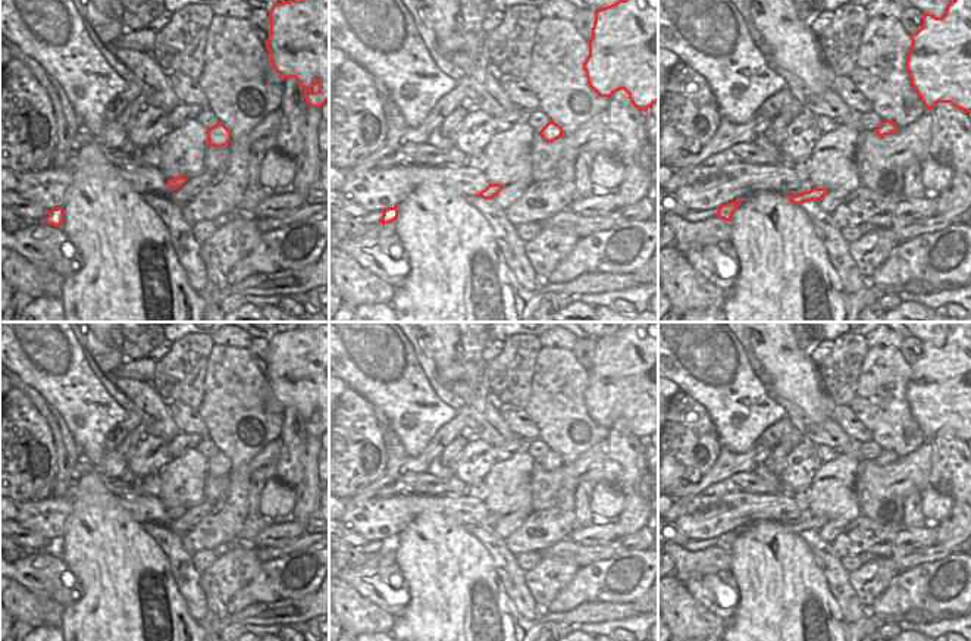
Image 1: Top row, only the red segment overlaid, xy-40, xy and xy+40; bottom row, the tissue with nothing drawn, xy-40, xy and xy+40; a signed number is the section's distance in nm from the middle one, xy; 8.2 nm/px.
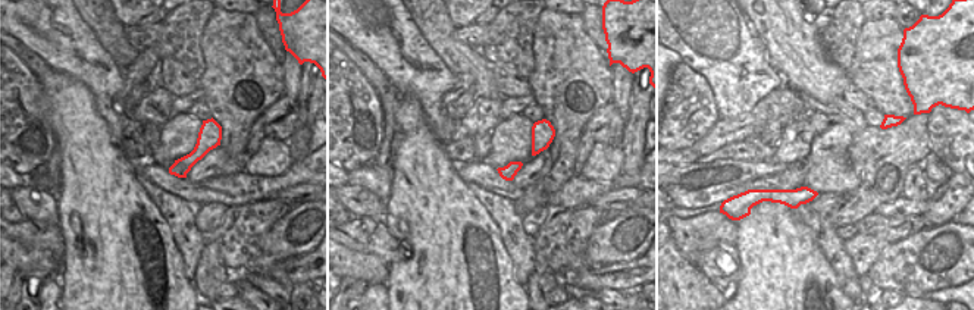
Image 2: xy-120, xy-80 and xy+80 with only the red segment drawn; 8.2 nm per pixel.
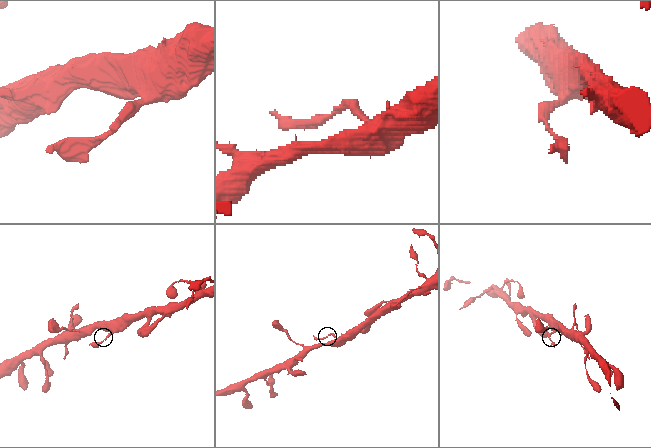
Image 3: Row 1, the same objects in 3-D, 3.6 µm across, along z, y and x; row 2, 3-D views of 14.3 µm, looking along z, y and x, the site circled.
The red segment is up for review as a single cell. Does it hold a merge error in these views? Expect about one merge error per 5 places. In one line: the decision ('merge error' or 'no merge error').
no merge error

